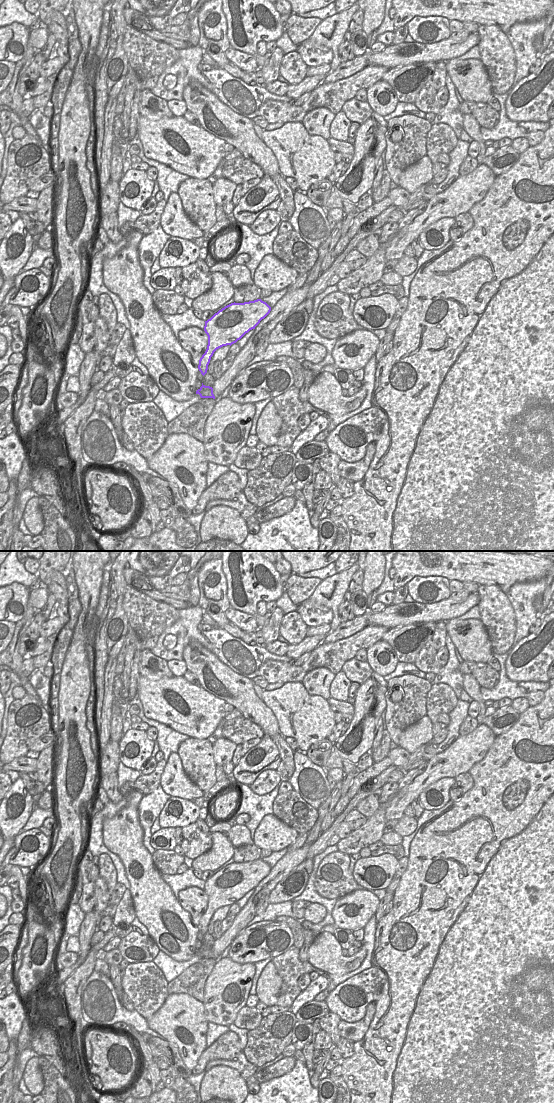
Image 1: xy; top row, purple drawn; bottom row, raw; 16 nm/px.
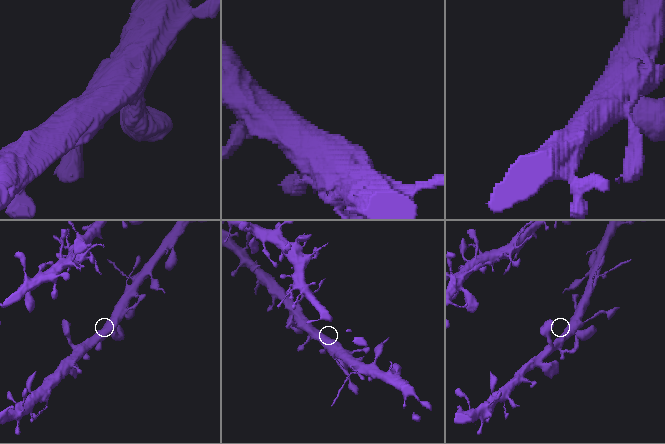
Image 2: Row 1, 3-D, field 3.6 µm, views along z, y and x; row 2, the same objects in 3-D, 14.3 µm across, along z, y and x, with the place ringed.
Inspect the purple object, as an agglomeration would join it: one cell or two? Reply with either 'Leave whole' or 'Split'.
Leave whole.

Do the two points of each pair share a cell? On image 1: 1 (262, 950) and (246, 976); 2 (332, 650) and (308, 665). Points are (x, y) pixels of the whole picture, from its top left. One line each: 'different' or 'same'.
1: different
2: same

